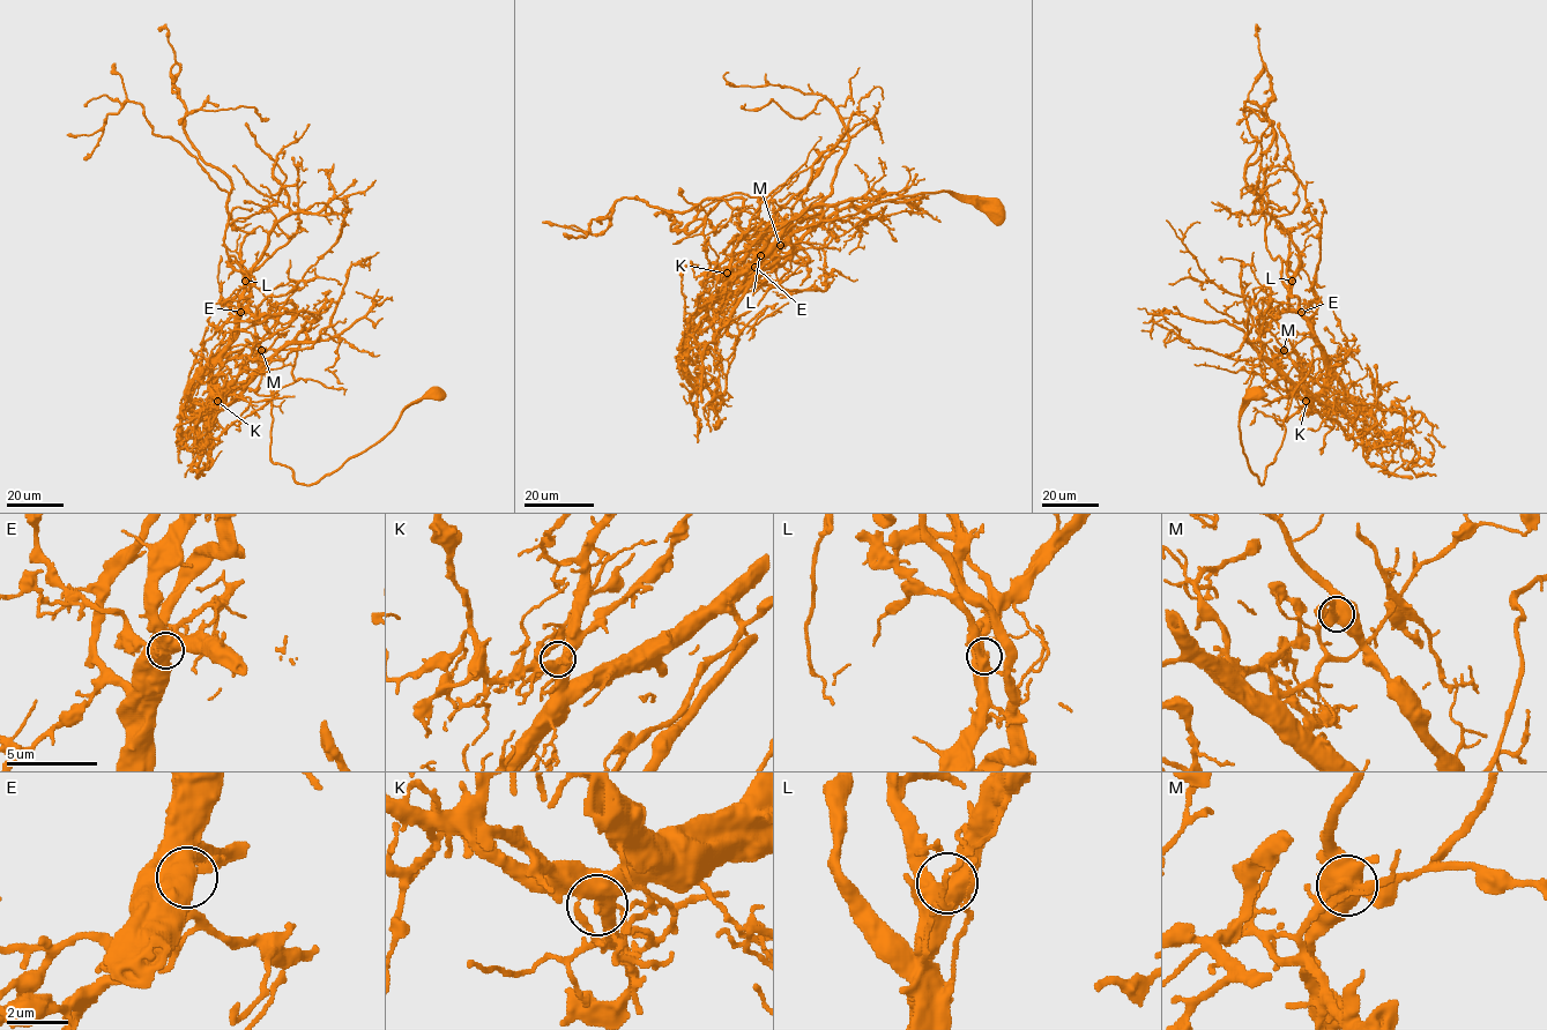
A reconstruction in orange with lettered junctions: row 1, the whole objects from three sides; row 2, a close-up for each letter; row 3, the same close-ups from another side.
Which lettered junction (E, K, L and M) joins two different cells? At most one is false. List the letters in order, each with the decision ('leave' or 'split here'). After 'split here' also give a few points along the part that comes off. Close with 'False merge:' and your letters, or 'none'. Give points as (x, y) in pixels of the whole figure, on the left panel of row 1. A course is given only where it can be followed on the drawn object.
E: leave
K: leave
L: leave
M: split here | (260, 350), (259, 367), (247, 385), (216, 415), (209, 427), (198, 477)
False merge: M

